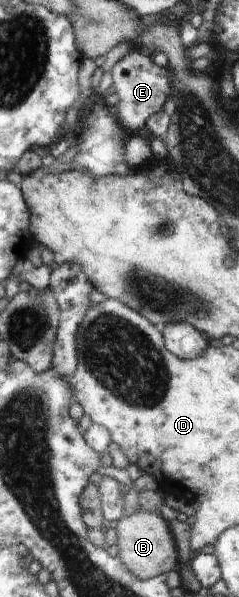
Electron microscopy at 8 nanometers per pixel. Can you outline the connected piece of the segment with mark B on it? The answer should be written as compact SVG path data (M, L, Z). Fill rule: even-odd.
M146 510L134 511L129 517L121 517L116 525L117 557L127 569L139 579L153 579L155 576L167 574L172 569L180 569L181 559L177 553L174 537L169 522L161 515L147 513Z

